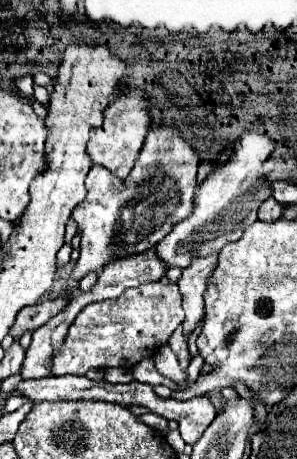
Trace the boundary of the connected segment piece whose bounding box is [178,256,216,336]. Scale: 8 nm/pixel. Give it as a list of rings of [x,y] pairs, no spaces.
[[[194,256],[190,266],[184,268],[182,278],[178,280],[182,298],[184,298],[184,312],[186,312],[186,320],[184,320],[184,334],[190,336],[190,332],[196,328],[198,320],[204,314],[204,290],[206,290],[206,282],[212,276],[216,268],[216,256]]]

